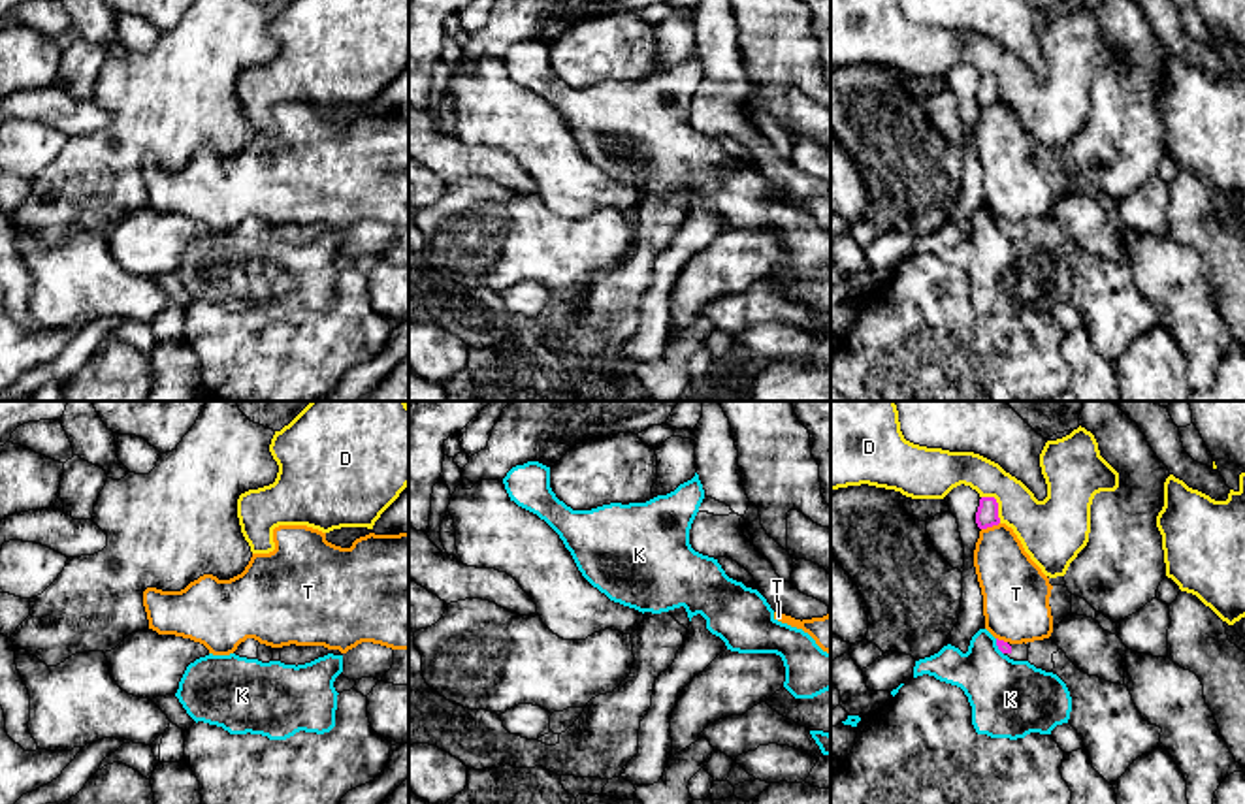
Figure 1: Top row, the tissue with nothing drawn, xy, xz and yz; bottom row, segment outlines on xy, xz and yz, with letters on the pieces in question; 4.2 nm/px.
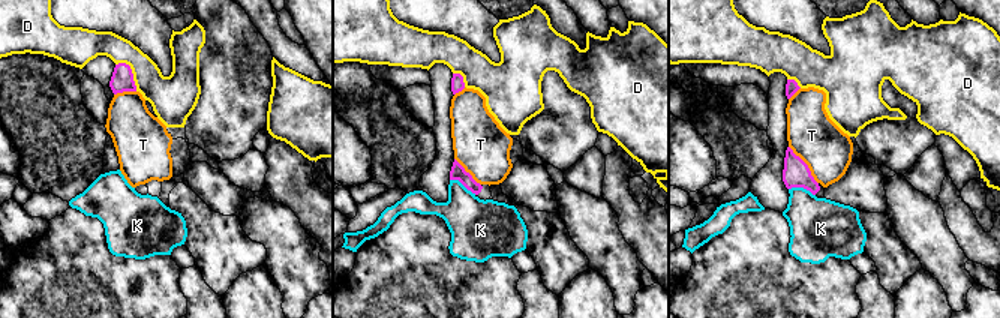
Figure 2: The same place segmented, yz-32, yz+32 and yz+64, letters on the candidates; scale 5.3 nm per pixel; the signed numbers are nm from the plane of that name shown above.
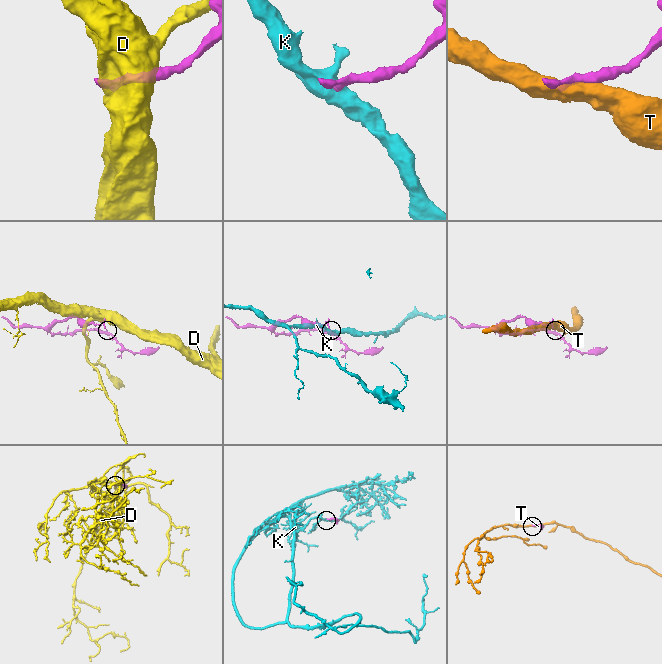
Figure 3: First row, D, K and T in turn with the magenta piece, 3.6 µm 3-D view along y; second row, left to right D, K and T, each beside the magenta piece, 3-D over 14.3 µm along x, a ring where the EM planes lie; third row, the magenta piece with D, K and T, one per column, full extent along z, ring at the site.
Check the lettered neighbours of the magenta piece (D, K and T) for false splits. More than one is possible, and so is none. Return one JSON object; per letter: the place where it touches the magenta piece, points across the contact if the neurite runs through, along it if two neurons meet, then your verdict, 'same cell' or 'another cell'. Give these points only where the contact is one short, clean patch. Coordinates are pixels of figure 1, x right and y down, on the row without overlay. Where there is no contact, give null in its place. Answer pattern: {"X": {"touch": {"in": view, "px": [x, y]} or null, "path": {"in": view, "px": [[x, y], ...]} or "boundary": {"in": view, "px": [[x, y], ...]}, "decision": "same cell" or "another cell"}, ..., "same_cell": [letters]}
{"D": {"touch": {"in": "yz", "px": [997, 83]}, "decision": "another cell"}, "K": {"touch": {"in": "yz", "px": [997, 223]}, "boundary": {"in": "yz", "px": [[995, 217], [1002, 232]]}, "decision": "another cell"}, "T": {"touch": {"in": "yz", "px": [989, 104]}, "decision": "another cell"}, "same_cell": []}

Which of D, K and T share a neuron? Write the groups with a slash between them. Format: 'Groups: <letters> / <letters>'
Groups: D / K / T

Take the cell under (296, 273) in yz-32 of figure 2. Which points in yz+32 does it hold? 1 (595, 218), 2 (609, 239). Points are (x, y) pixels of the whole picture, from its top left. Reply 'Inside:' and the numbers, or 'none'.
Inside: 1, 2

